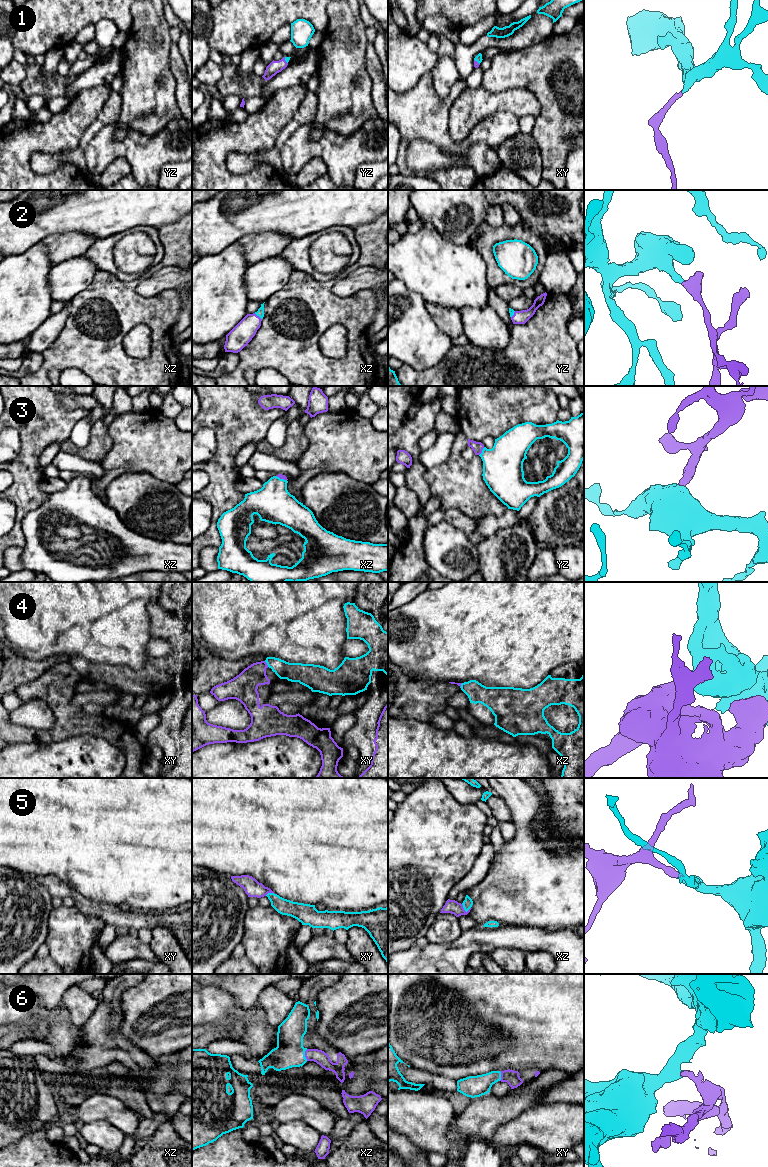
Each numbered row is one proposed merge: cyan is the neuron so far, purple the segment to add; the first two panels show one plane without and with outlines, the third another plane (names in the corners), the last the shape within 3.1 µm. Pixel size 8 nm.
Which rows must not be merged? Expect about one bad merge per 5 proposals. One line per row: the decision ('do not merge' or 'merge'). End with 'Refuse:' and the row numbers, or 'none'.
1: merge
2: merge
3: merge
4: do not merge
5: merge
6: merge
Refuse: 4

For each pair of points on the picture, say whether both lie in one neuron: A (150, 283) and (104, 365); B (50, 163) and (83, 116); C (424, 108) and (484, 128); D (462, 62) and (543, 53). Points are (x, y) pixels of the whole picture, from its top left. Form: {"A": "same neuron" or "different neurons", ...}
{"A": "different neurons", "B": "different neurons", "C": "same neuron", "D": "different neurons"}

